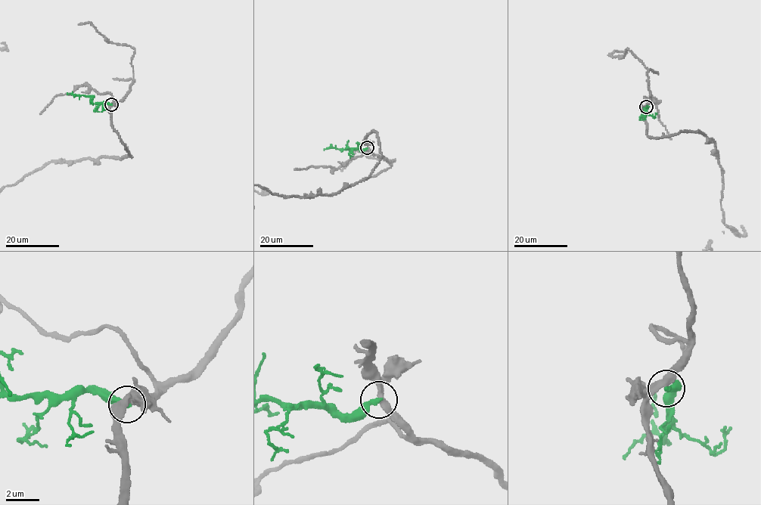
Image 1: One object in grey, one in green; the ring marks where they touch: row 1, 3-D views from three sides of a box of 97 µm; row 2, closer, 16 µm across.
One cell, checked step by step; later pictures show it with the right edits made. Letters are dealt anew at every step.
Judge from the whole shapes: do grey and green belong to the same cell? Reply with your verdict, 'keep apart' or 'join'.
keep apart

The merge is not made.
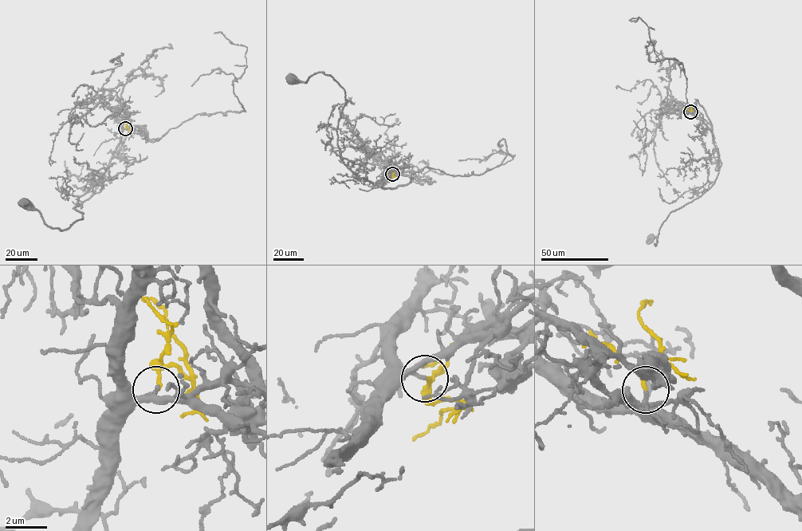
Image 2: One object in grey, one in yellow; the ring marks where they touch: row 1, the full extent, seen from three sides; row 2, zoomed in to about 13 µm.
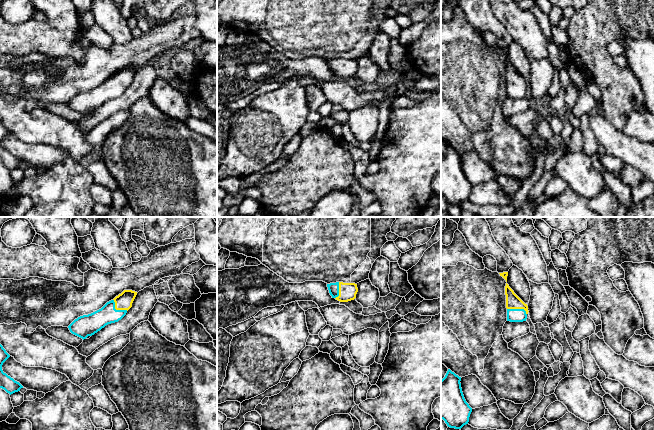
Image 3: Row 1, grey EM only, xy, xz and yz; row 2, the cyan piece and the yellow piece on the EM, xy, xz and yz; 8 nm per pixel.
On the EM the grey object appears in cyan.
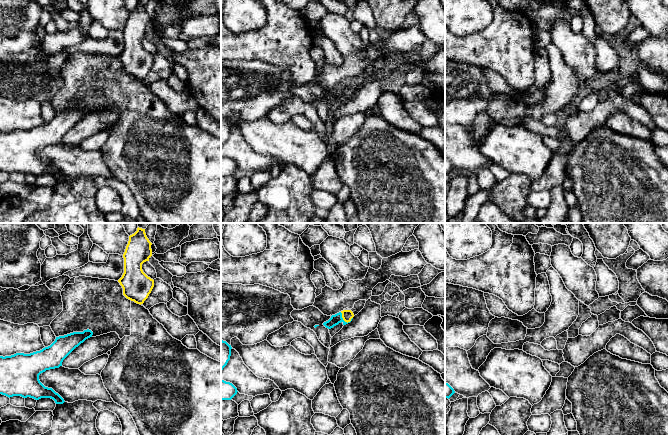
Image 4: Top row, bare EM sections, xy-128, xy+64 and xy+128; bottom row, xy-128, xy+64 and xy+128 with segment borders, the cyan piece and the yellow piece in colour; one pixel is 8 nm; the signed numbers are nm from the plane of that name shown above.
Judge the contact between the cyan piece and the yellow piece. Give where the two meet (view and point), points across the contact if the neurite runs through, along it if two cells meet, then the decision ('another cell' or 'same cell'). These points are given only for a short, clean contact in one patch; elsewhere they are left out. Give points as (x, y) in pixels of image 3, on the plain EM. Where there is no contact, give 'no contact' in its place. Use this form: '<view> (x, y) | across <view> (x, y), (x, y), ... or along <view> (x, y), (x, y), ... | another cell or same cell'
yz (518, 85) | across yz (513, 91), (518, 85), (513, 77) | same cell

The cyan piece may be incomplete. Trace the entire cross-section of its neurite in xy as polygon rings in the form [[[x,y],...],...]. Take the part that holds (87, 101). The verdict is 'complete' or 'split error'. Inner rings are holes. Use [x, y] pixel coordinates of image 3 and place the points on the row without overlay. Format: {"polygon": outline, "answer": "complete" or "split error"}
{"polygon": [[[124,66],[113,76],[107,78],[101,85],[75,95],[68,102],[70,108],[84,116],[100,107],[106,101],[118,98],[132,83],[136,71],[137,68],[135,67]]], "answer": "split error"}

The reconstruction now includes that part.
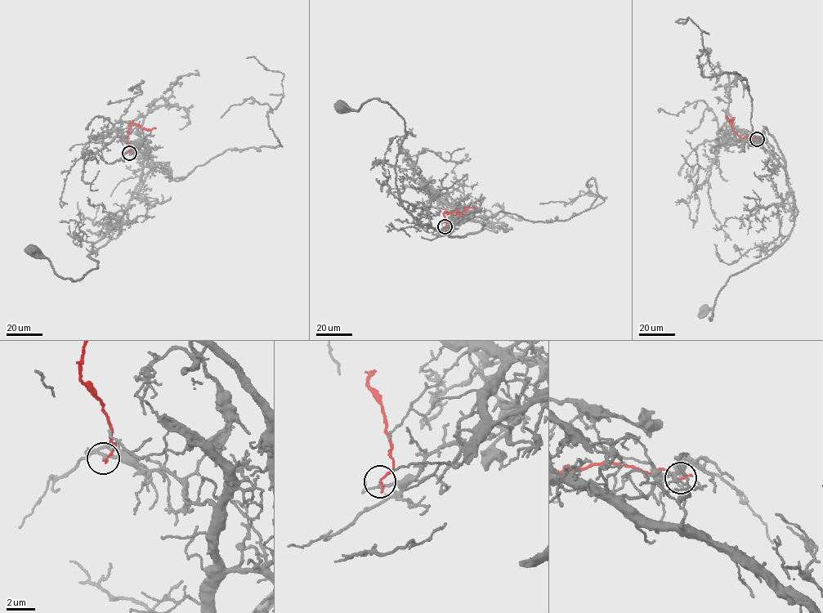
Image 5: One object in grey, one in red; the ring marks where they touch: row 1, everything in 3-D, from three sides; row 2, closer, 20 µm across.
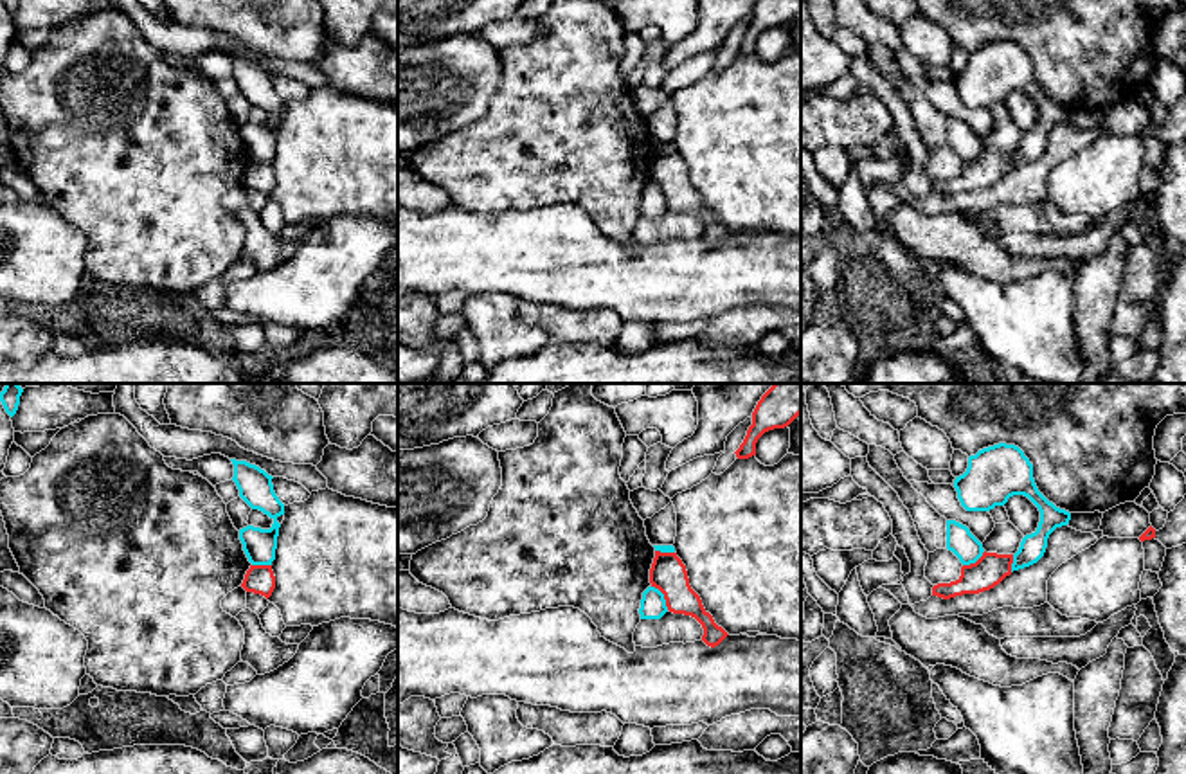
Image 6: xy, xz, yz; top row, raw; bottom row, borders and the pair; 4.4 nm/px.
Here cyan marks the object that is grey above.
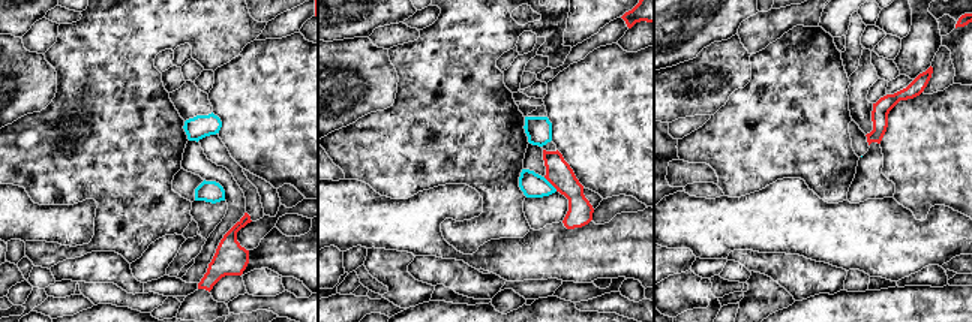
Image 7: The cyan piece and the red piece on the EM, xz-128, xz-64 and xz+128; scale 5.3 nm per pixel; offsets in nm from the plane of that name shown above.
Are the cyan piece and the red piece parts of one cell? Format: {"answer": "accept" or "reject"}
{"answer": "reject"}

